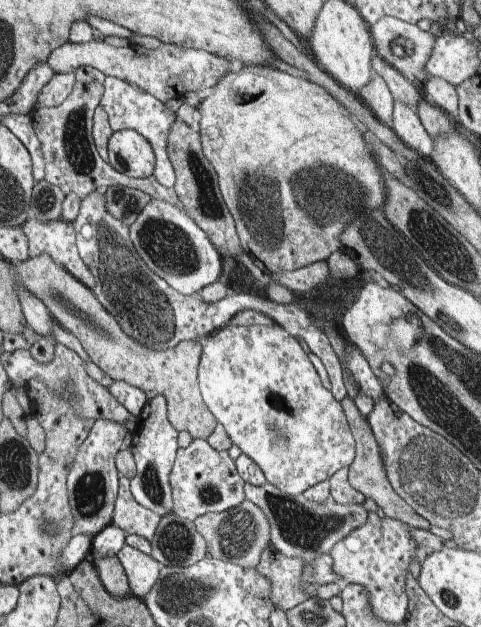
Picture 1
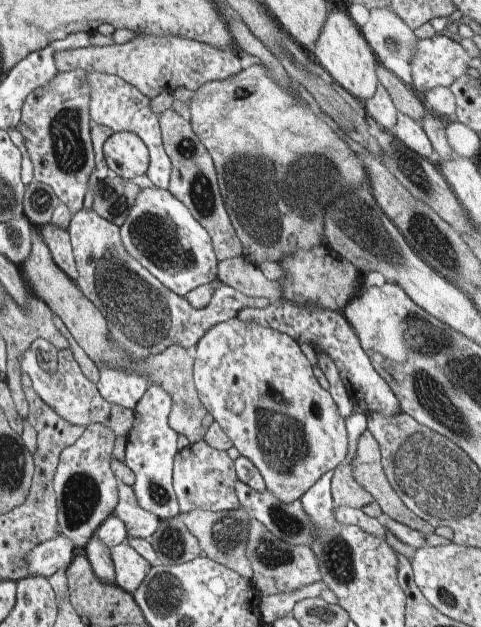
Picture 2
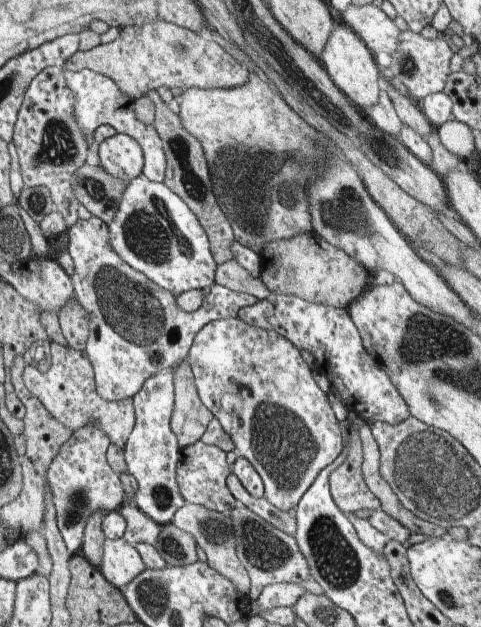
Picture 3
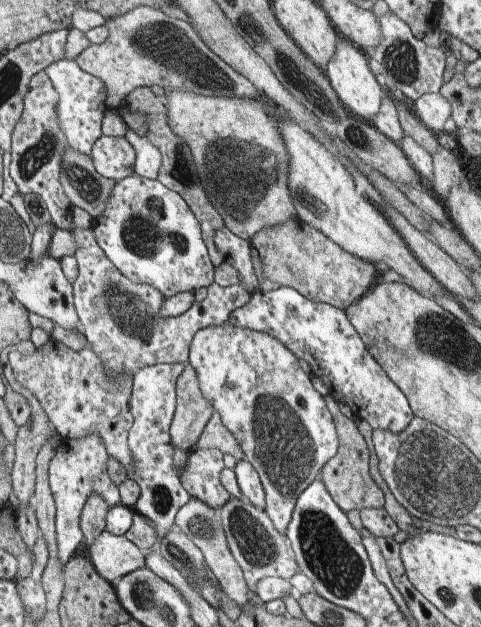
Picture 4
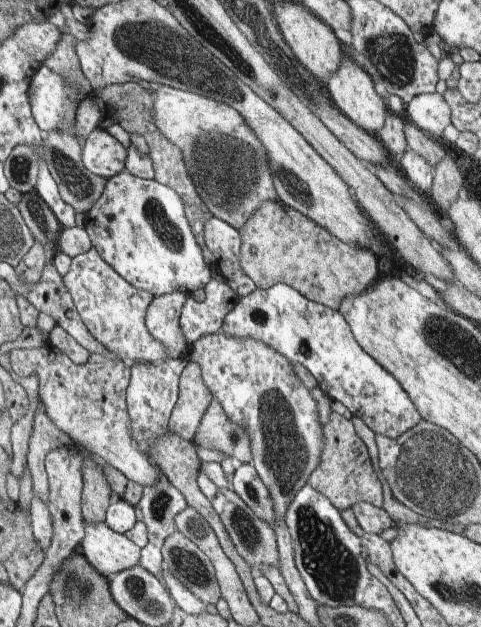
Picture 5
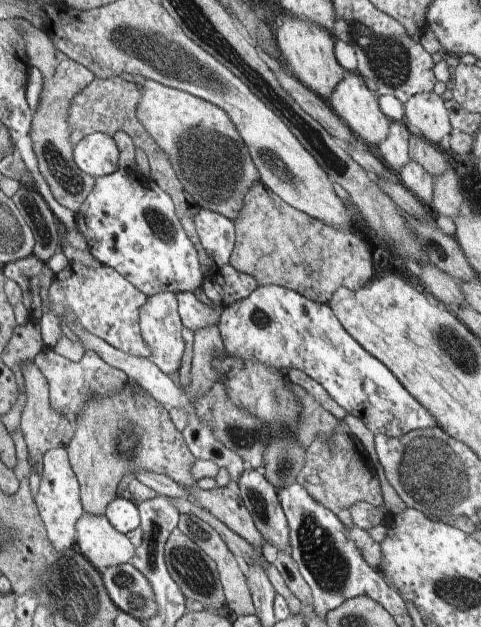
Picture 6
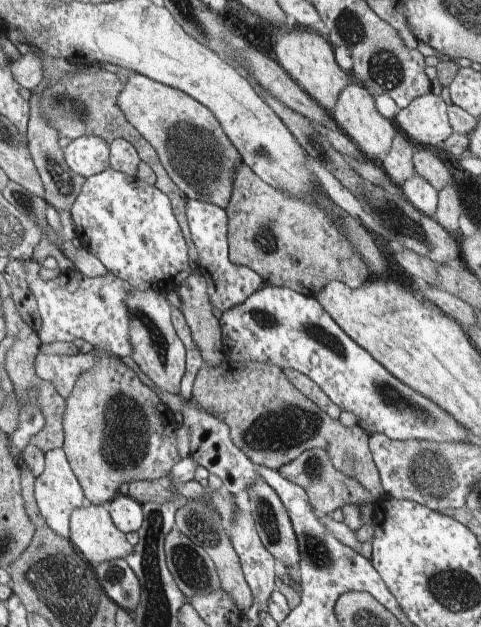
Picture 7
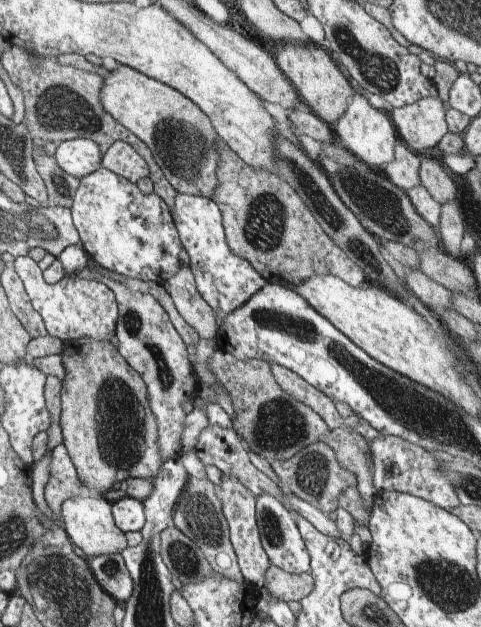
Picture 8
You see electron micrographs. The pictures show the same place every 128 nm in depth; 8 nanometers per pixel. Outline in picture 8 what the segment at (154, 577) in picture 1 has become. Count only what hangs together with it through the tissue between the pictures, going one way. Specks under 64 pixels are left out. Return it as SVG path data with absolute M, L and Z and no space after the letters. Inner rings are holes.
M98 494L76 497L65 500L61 506L61 515L65 524L64 530L79 553L87 559L98 555L113 555L121 553L129 546L123 533L113 519L112 502Z

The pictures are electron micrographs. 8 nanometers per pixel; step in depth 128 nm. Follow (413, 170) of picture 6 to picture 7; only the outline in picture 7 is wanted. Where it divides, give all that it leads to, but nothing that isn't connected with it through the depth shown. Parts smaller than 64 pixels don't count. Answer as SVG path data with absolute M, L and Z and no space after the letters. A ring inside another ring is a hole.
M415 172L408 180L403 182L401 189L405 197L422 214L433 218L438 206L438 193L423 176Z

